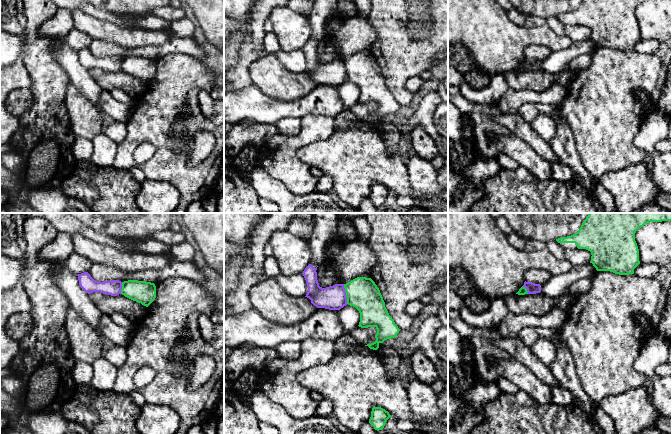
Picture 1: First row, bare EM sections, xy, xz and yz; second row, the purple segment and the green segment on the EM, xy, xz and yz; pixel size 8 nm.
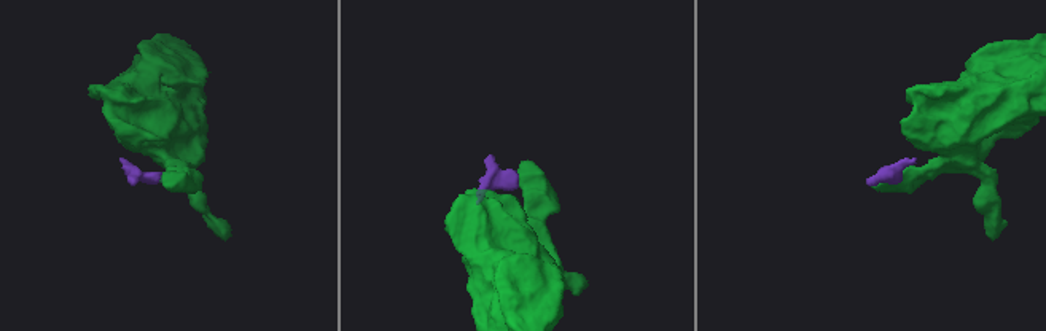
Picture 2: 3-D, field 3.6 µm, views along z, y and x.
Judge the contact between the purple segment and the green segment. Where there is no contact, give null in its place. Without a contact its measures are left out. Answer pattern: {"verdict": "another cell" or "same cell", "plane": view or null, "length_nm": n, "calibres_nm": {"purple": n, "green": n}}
{"verdict": "another cell", "plane": "xz", "length_nm": 160, "calibres_nm": {"purple": 190, "green": 260}}

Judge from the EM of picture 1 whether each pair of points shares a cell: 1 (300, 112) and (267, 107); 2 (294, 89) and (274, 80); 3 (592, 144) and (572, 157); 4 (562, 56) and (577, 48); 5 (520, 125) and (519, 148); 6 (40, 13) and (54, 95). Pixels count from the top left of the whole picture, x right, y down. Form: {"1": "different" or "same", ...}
{"1": "same", "2": "same", "3": "different", "4": "same", "5": "different", "6": "same"}

